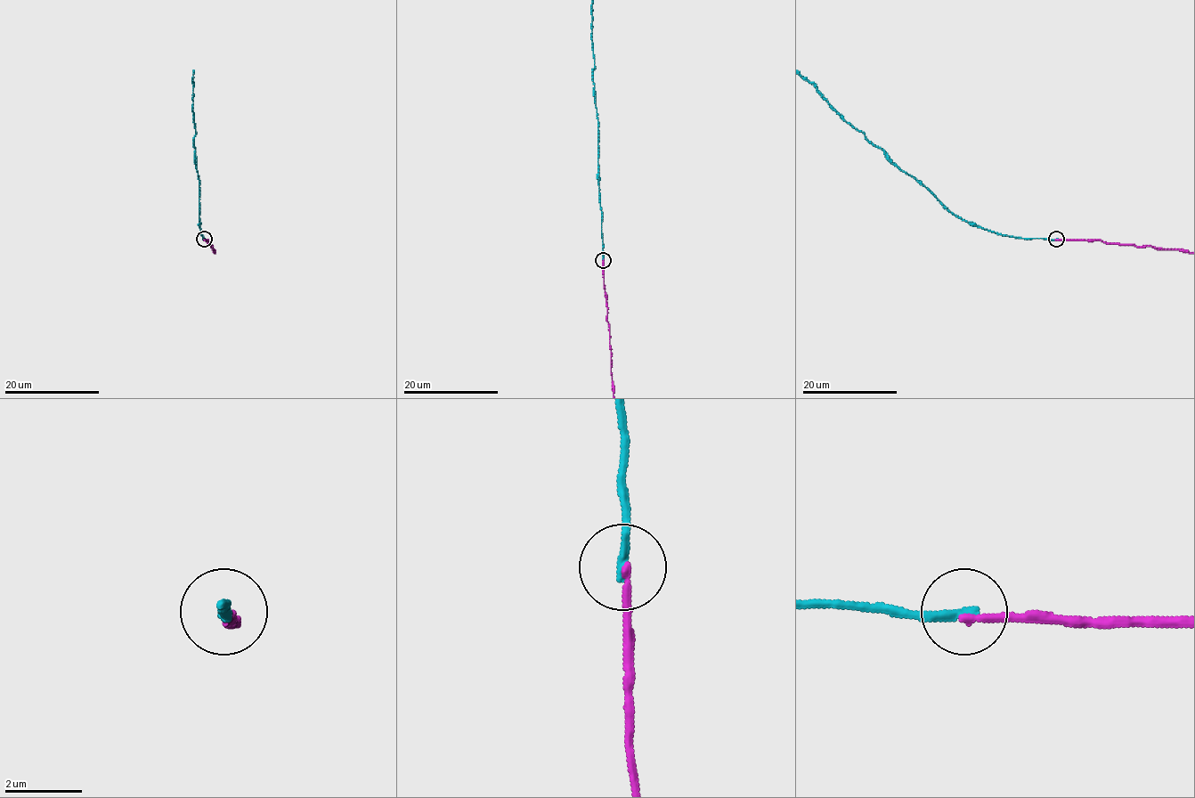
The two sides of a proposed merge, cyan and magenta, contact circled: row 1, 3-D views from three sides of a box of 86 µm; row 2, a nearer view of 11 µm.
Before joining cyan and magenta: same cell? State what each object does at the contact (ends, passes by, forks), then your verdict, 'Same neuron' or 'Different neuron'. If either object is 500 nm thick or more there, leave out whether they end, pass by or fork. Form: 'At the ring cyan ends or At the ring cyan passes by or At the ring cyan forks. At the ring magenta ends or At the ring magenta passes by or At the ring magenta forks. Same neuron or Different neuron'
At the ring cyan ends. At the ring magenta ends. Different neuron

